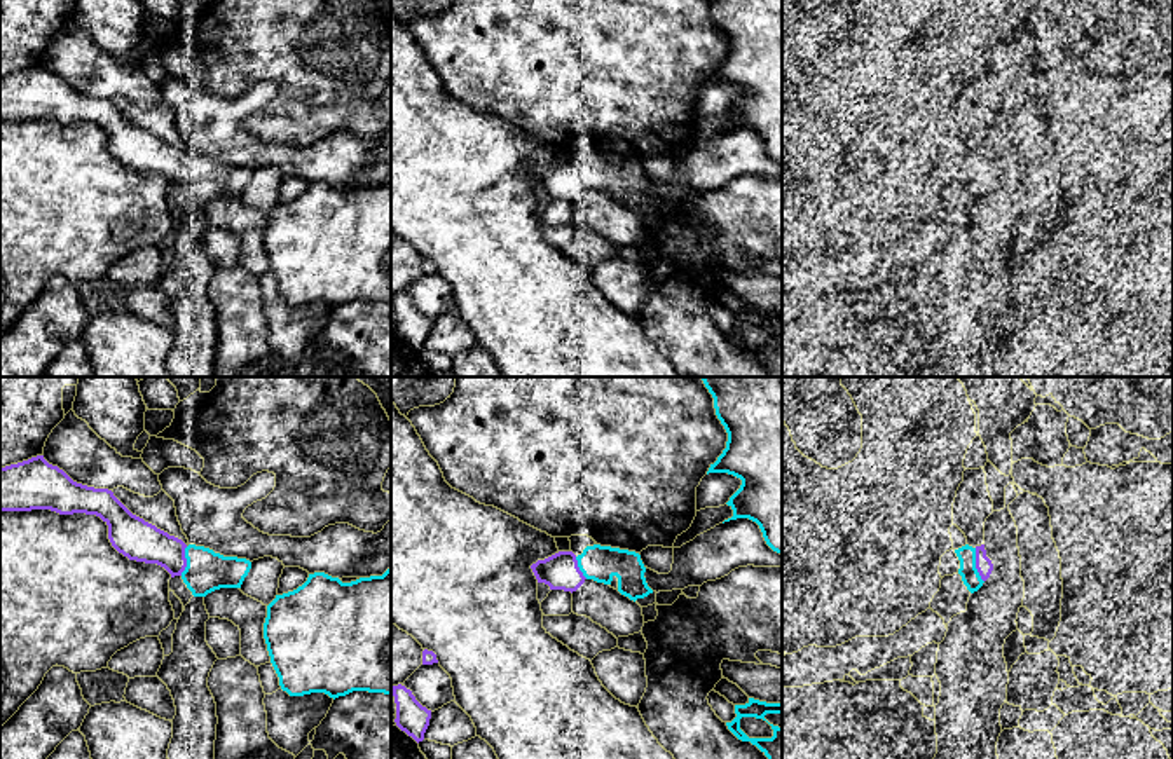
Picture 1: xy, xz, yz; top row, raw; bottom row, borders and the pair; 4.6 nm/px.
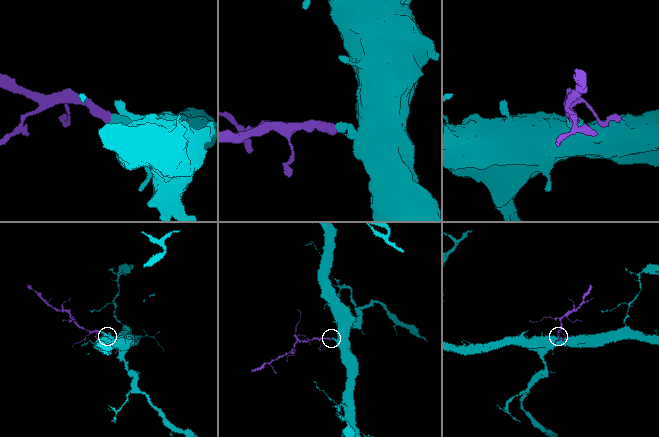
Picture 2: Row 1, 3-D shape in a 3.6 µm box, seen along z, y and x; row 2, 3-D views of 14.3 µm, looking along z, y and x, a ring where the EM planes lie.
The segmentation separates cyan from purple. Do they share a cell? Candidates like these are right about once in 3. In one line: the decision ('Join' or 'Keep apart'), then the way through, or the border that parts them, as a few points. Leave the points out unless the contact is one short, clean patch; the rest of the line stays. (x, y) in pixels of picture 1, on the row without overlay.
Join

